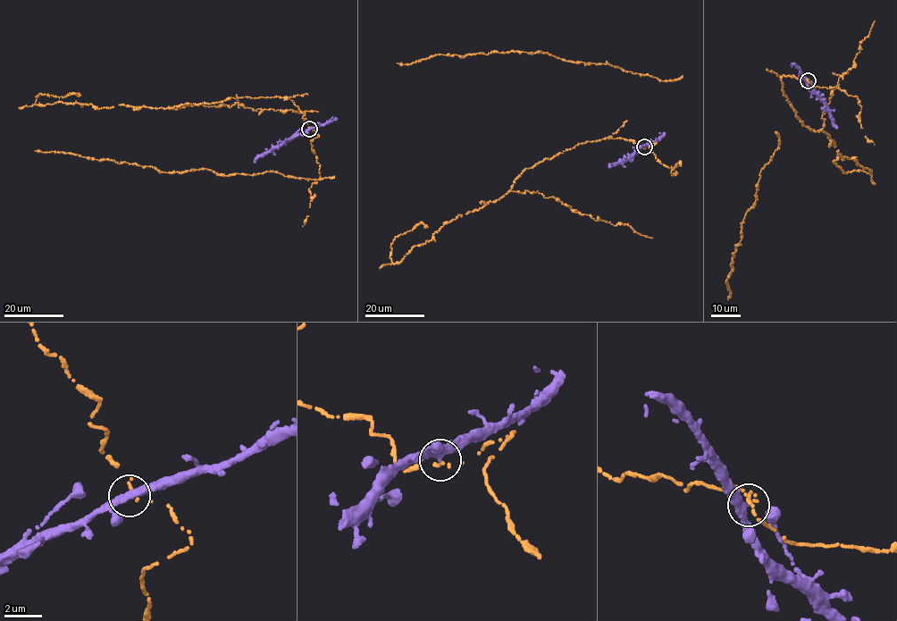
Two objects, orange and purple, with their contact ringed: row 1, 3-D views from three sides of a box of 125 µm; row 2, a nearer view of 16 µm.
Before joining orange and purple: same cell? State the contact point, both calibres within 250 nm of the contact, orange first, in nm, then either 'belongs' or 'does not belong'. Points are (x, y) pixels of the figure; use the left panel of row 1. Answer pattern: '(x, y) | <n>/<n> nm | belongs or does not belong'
(309, 129) | 200/360 nm | does not belong

